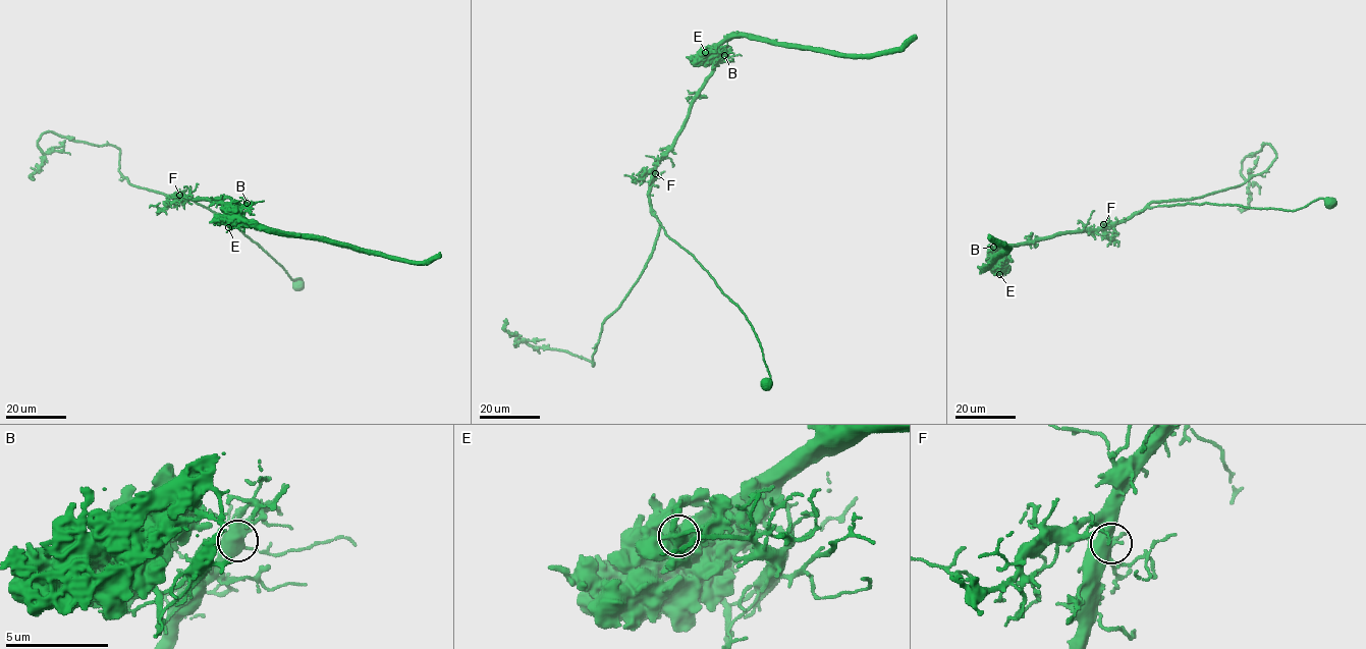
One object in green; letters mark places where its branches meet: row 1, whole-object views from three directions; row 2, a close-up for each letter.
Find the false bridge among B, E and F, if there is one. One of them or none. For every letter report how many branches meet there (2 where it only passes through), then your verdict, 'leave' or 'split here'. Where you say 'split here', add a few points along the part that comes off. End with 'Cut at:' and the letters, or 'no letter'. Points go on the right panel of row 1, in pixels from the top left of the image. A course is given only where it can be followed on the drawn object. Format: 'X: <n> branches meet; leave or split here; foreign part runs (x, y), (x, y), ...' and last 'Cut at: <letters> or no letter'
B: 4 branches meet; leave
E: 4 branches meet; split here; foreign part runs (999, 274), (1006, 247), (1237, 186), (1267, 169), (1270, 145), (1242, 163), (1250, 202), (1238, 208)
F: 4 branches meet; leave
Cut at: E

